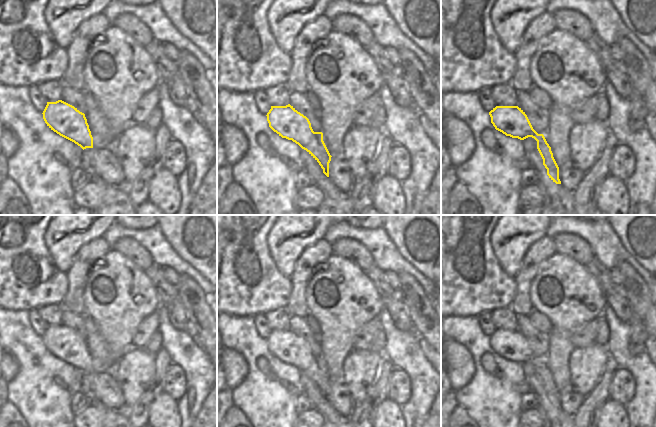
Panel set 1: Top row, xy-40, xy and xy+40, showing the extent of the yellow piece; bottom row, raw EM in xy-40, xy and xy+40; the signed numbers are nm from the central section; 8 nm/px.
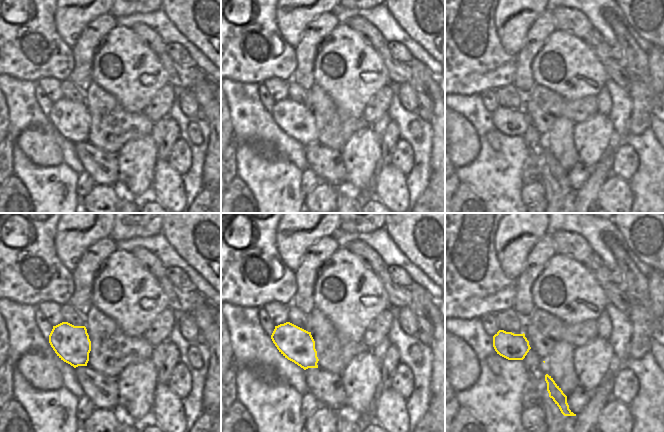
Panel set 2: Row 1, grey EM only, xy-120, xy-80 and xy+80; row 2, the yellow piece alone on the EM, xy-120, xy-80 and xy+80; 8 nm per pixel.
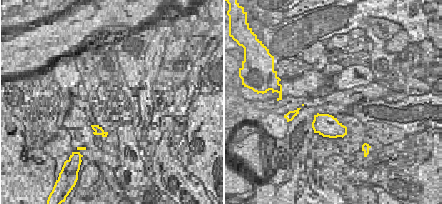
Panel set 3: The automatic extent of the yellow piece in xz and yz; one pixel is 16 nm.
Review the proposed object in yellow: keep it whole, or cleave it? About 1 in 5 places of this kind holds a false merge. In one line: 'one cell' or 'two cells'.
one cell

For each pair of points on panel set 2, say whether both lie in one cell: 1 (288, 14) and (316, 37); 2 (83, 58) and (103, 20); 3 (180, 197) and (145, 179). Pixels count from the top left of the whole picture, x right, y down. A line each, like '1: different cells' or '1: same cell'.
1: different cells
2: same cell
3: different cells

